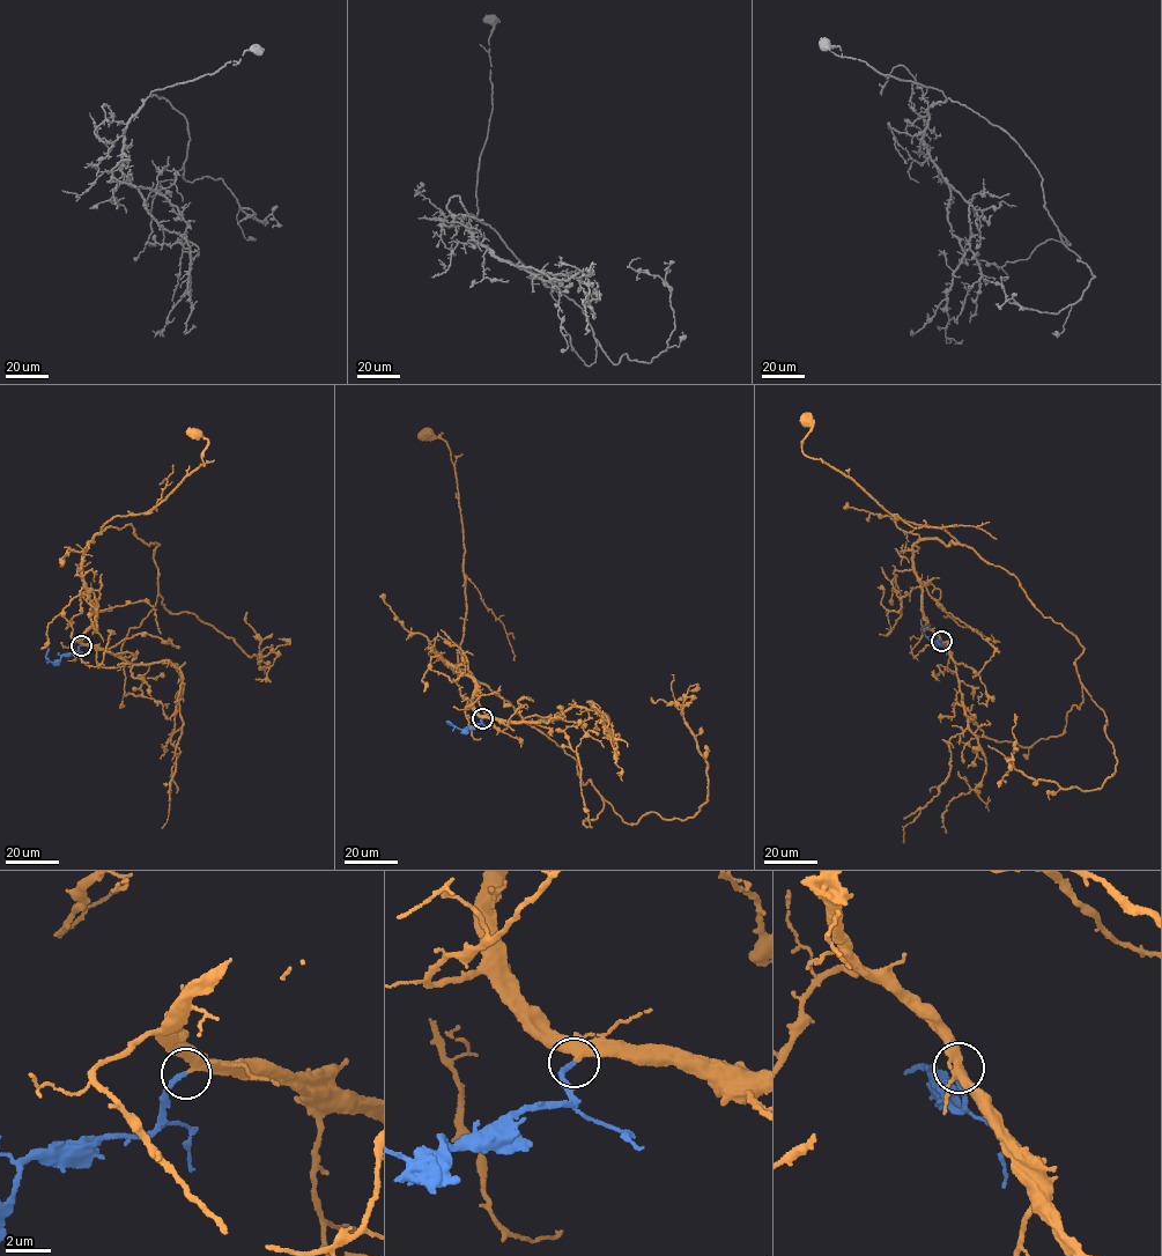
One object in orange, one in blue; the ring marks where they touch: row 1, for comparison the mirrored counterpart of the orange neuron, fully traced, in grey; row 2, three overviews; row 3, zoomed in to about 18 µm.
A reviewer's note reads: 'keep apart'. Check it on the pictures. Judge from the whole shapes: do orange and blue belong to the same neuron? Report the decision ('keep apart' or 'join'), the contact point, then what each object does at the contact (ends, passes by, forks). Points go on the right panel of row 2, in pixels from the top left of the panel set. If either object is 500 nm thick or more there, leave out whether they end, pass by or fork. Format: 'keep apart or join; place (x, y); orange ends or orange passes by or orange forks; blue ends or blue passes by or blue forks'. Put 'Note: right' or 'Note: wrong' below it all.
join; place (941, 641); orange ends; blue ends
Note: wrong

